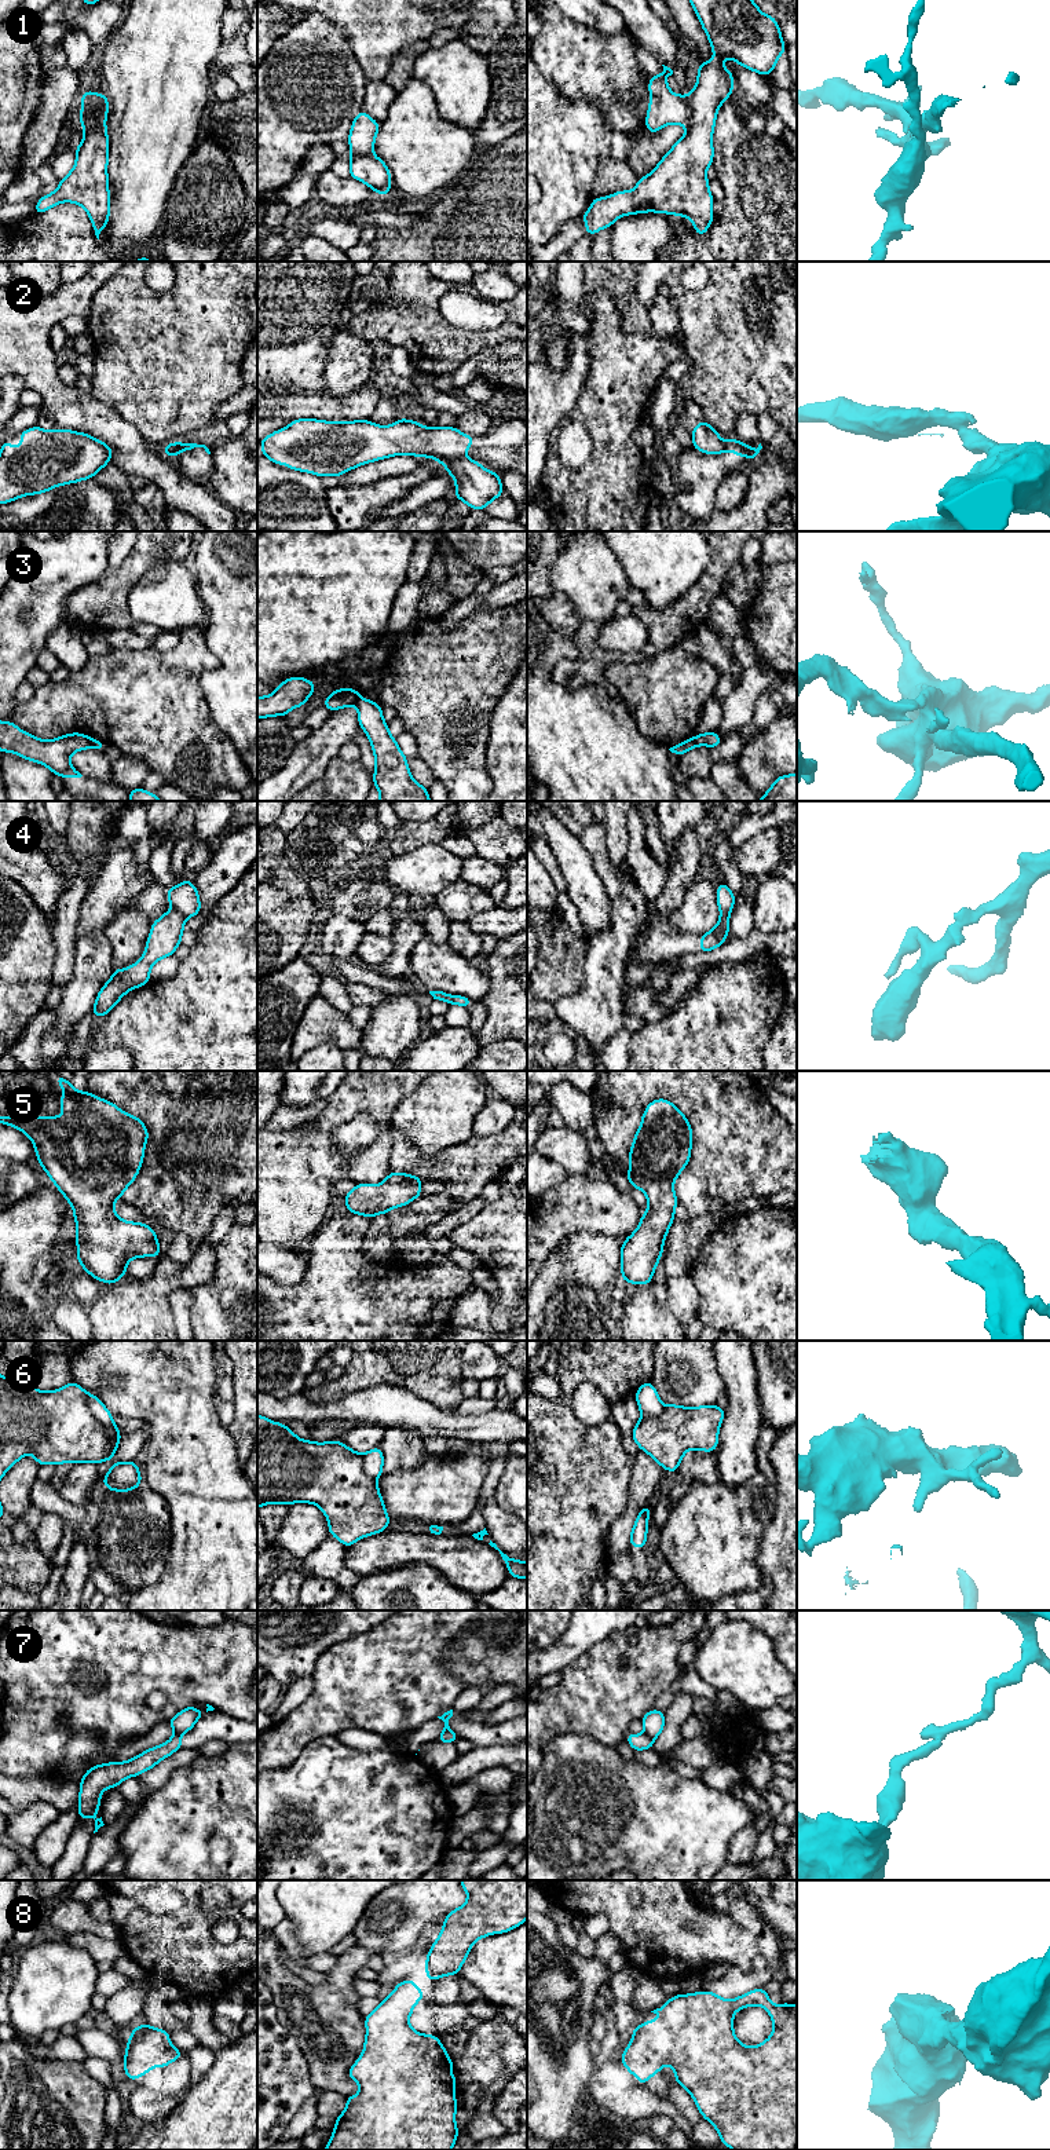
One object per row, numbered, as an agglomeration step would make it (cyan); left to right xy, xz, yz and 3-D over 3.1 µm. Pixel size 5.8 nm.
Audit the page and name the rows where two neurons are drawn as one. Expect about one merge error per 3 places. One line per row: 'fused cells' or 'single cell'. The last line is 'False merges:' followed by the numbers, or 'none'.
1: fused cells
2: fused cells
3: fused cells
4: fused cells
5: single cell
6: fused cells
7: fused cells
8: single cell
False merges: 1, 2, 3, 4, 6, 7

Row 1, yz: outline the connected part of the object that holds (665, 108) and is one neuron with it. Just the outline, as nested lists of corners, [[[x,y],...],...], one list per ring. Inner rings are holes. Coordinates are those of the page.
[[[665,65],[663,73],[651,76],[648,91],[651,95],[648,113],[645,117],[645,128],[651,134],[656,134],[669,124],[689,125],[691,109],[685,95],[676,95],[670,91],[666,76],[672,76],[673,70]]]

